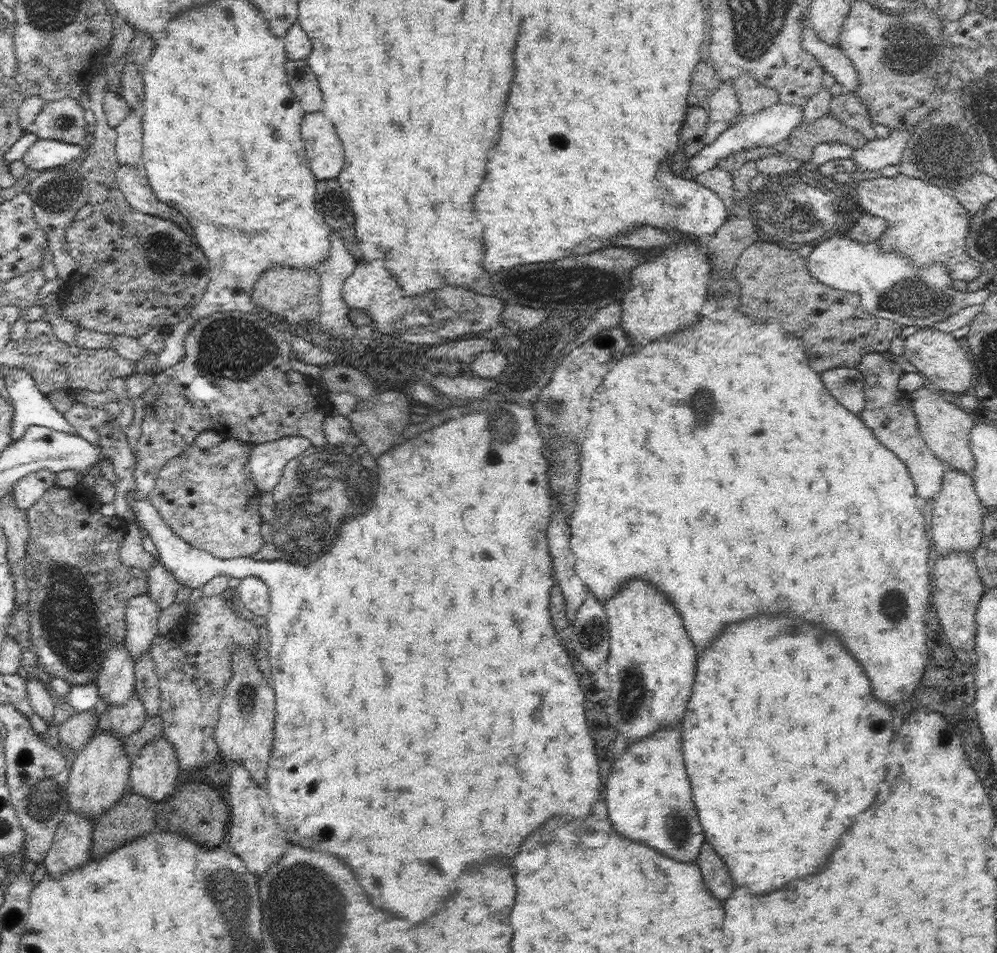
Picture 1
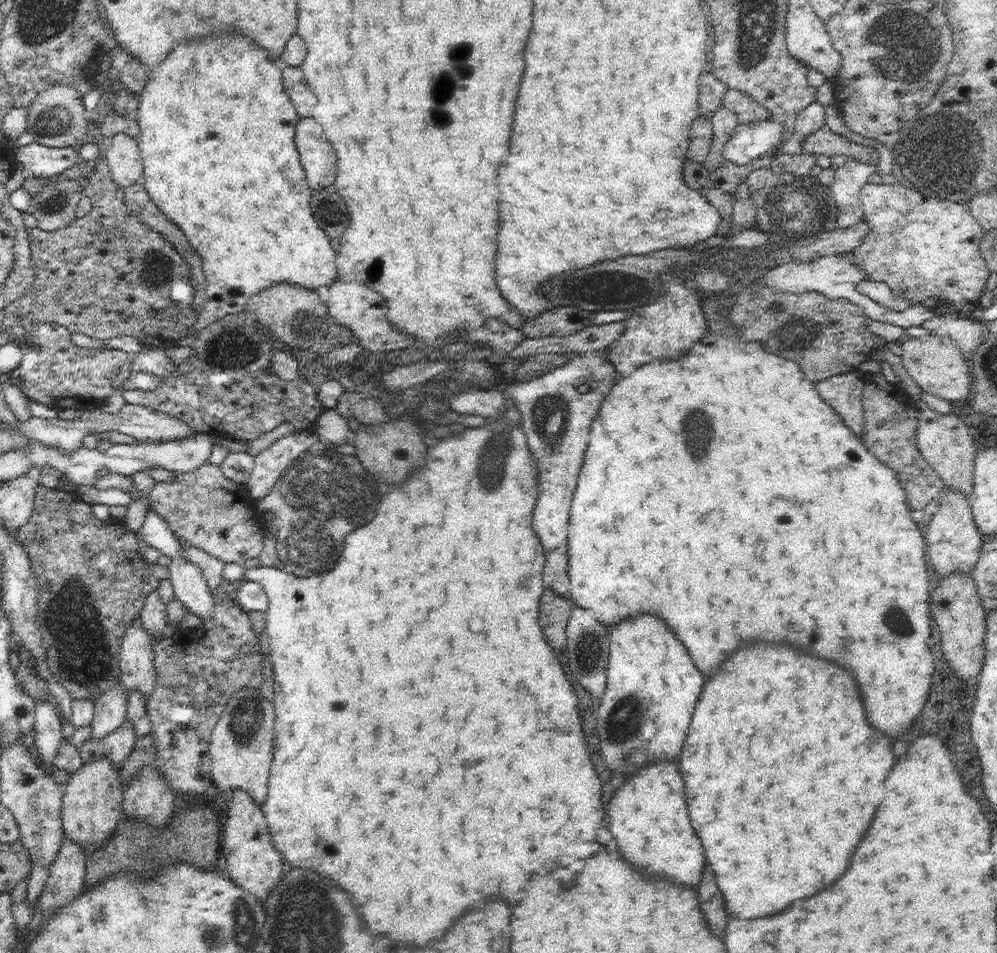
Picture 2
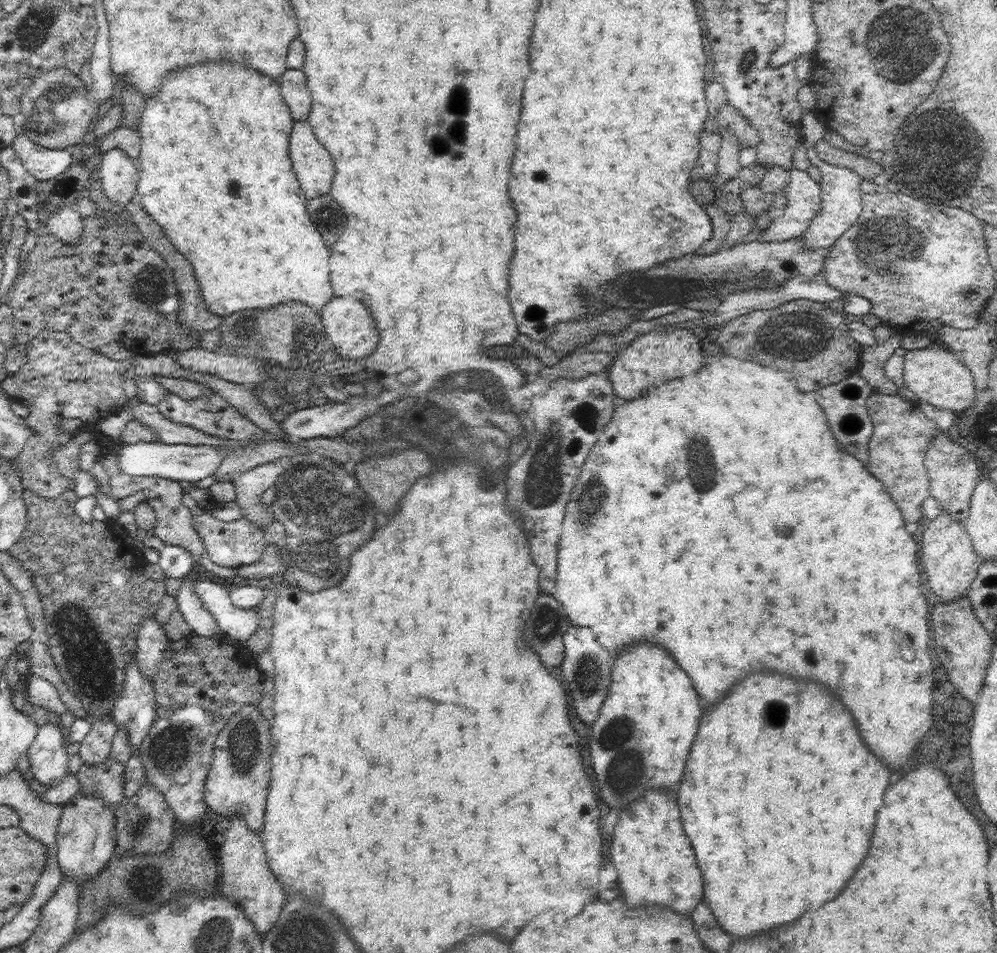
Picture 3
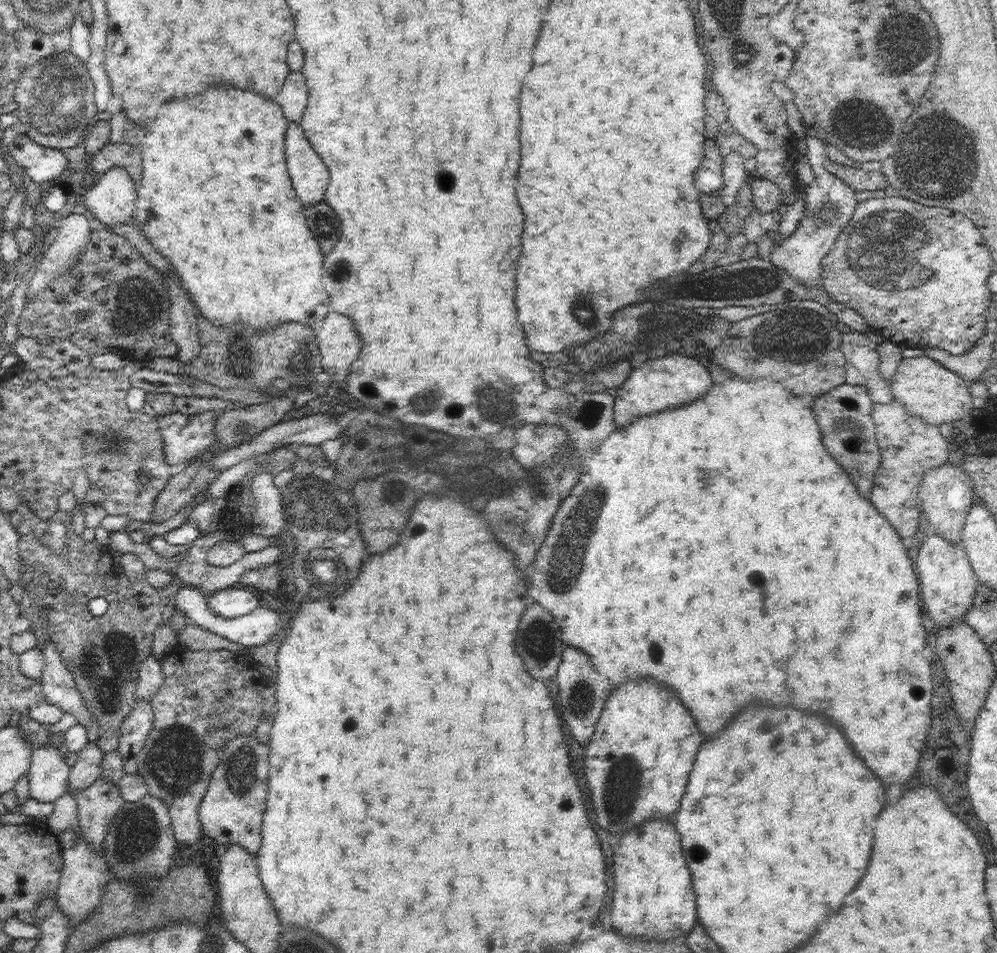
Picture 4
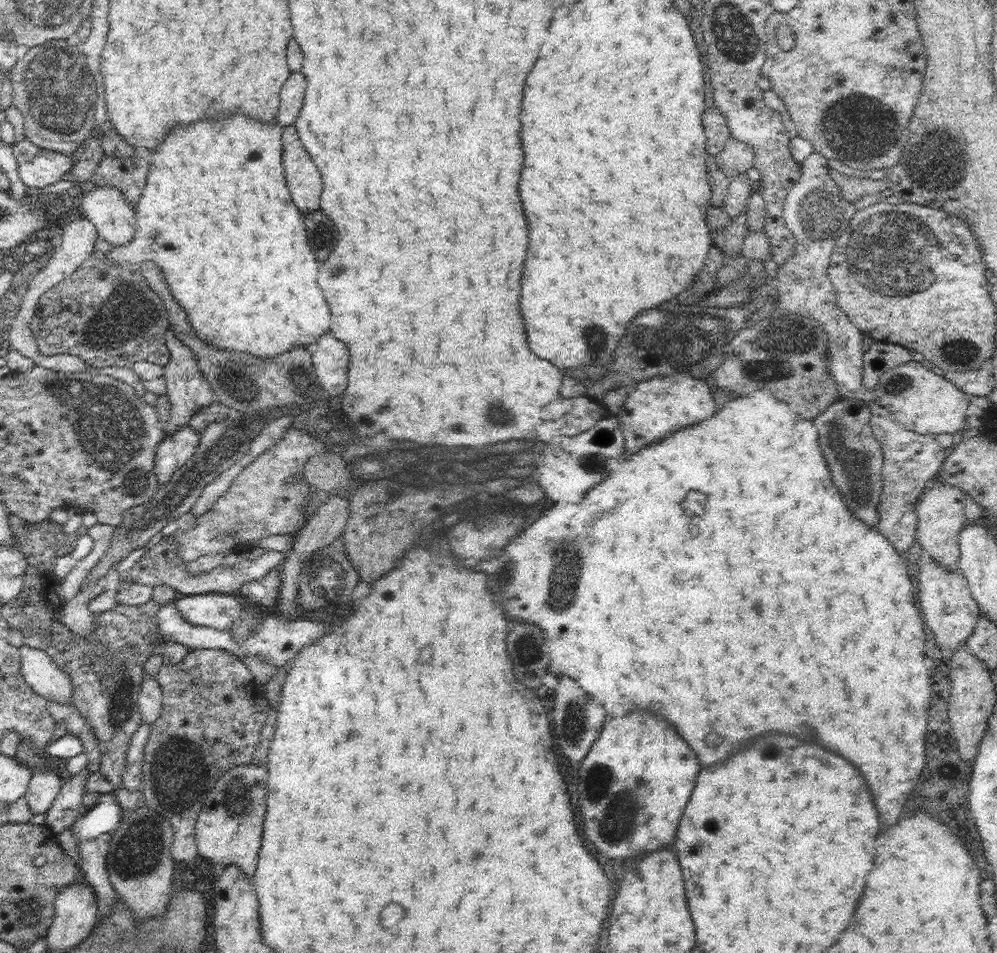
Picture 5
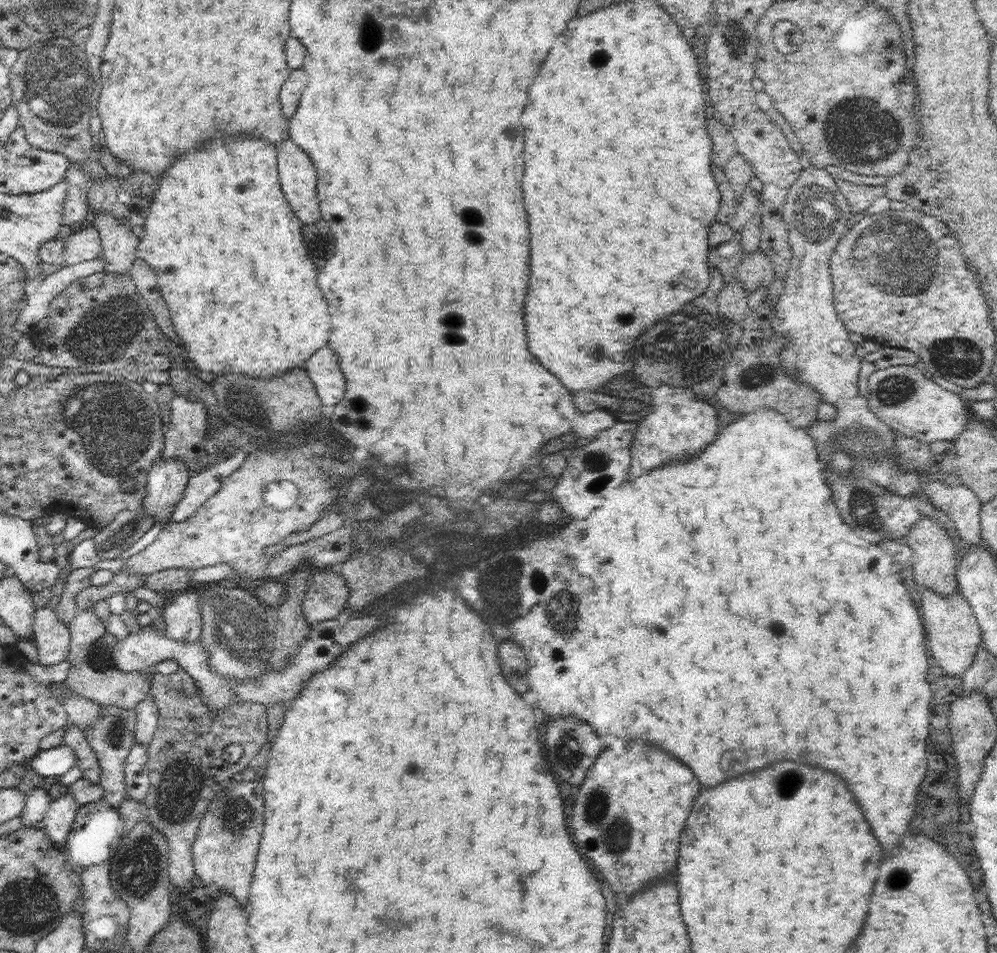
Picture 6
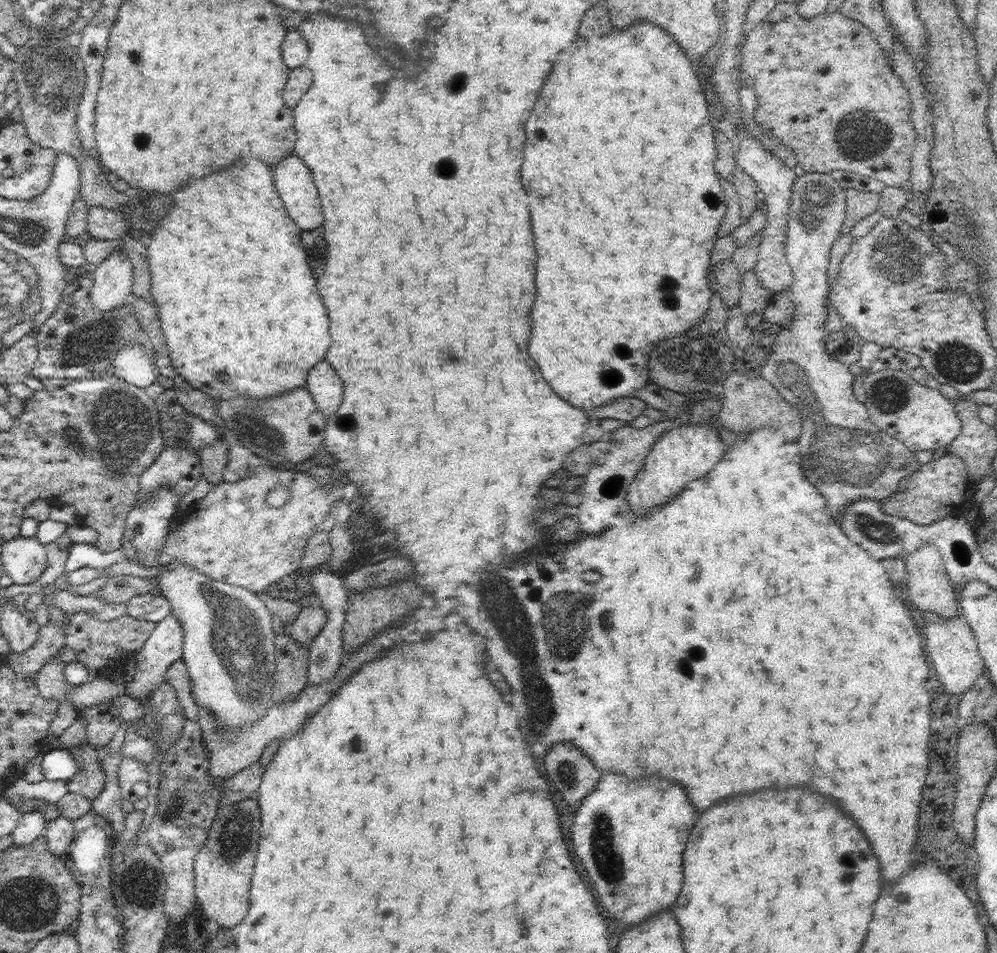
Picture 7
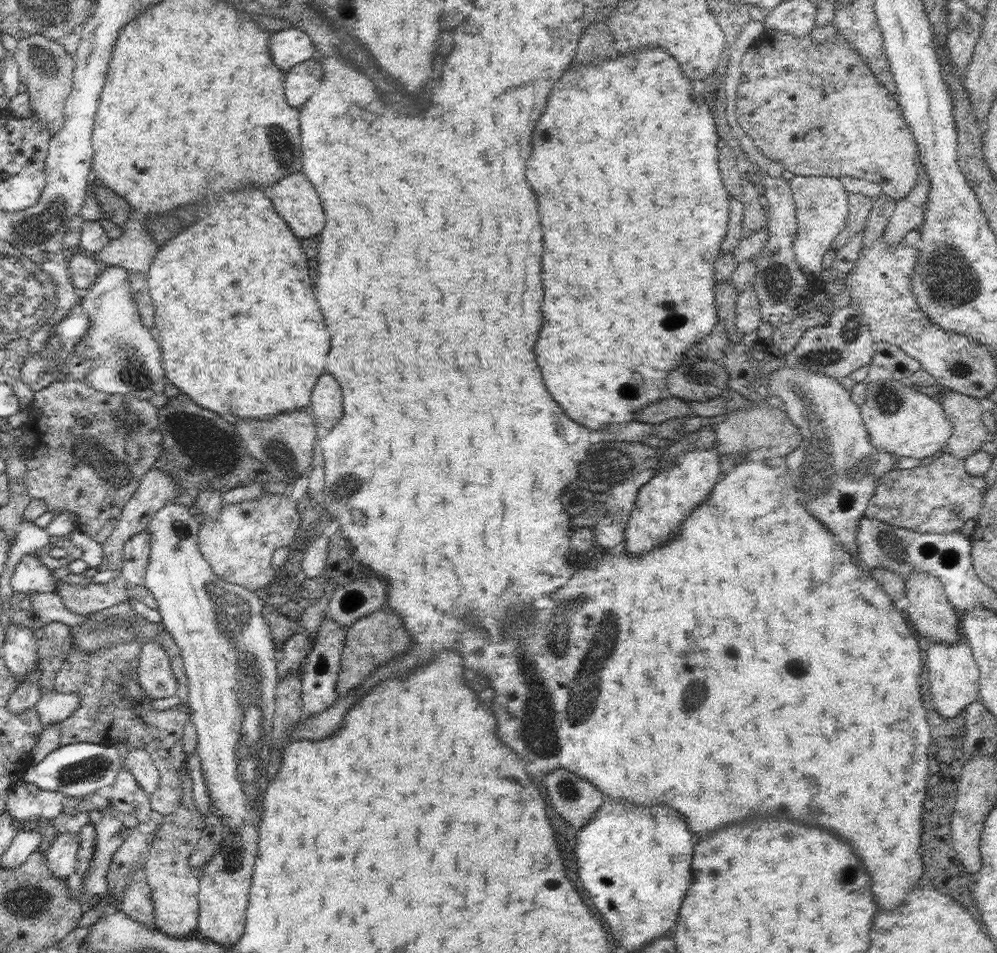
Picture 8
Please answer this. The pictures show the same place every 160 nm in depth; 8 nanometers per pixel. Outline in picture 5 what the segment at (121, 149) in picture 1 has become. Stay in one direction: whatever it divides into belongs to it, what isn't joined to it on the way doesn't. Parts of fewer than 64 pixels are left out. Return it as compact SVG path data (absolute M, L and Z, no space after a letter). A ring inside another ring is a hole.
M98 187L73 194L78 213L95 224L97 235L112 247L125 246L136 233L135 210L116 187Z

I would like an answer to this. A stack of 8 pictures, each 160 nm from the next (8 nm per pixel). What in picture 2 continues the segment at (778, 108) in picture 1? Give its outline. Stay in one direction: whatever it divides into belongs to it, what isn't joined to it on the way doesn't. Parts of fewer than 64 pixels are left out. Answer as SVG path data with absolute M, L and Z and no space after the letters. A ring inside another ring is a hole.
M771 117L748 124L737 124L726 143L725 158L745 165L754 158L773 153L782 141L783 126L781 122L771 120Z

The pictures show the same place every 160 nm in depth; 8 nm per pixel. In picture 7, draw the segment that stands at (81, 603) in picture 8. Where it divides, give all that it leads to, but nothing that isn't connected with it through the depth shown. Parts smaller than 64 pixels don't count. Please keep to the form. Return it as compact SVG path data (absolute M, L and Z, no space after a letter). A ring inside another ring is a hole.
M113 576L106 580L95 595L108 604L127 604L133 596L143 595L156 589L158 583L156 577Z

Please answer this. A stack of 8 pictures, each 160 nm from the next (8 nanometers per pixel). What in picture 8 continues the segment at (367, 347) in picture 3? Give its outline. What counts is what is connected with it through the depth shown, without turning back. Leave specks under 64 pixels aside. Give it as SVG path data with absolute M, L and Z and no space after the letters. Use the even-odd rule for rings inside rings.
M330 374L320 376L312 392L310 411L322 432L332 430L342 418L342 392Z

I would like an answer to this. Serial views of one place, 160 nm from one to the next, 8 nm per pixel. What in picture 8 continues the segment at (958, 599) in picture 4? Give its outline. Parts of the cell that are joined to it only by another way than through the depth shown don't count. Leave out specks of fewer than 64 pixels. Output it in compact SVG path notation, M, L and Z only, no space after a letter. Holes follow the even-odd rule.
M962 636L956 644L940 644L928 642L924 644L924 660L928 670L930 684L930 698L936 710L936 716L943 717L944 721L956 718L958 712L977 700L979 695L979 667L974 659L970 645Z

